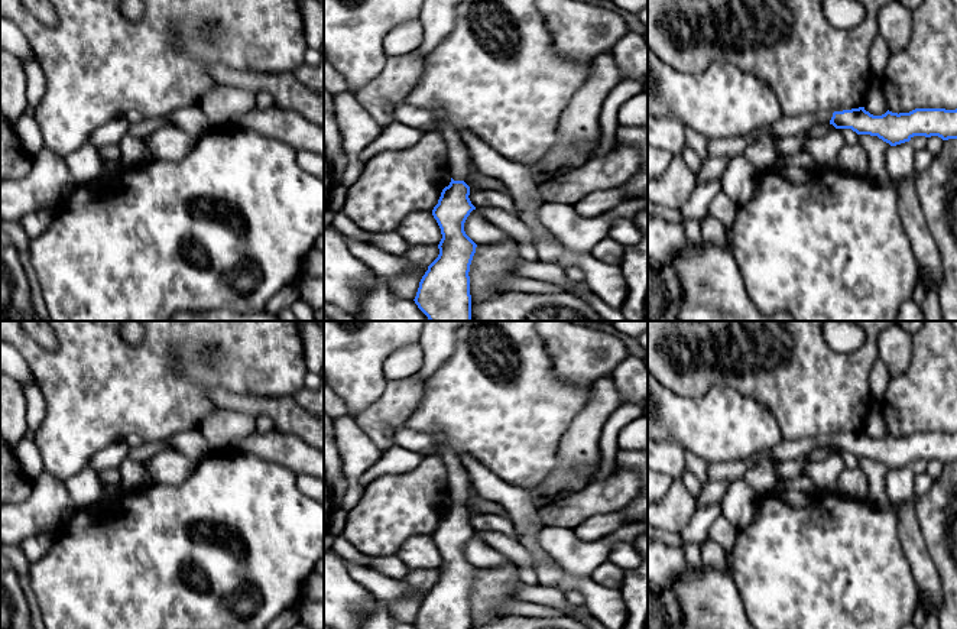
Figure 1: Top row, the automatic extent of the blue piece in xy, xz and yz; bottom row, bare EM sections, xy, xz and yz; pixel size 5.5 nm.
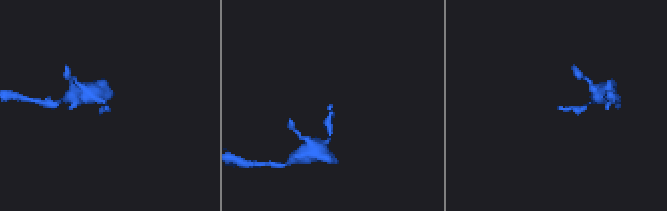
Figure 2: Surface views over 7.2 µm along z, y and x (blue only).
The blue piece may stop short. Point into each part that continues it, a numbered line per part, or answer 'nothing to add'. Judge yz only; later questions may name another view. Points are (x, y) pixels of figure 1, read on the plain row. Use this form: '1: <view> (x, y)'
1: yz (785, 450)

